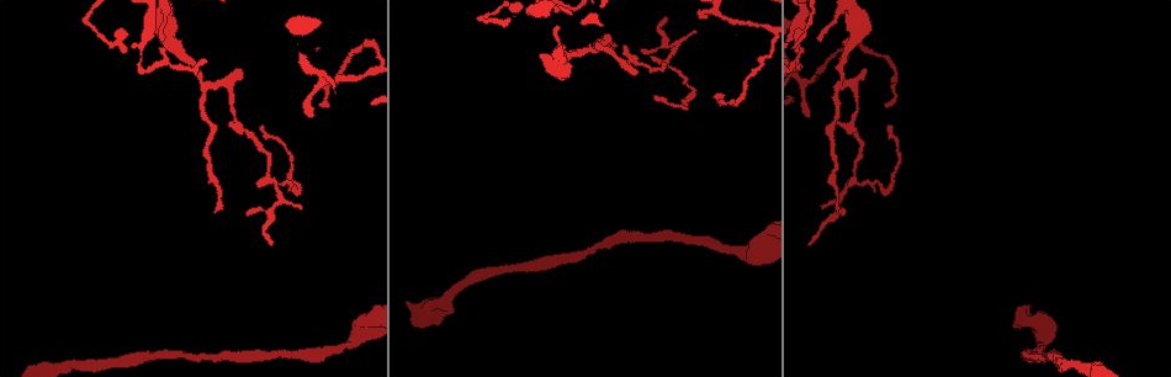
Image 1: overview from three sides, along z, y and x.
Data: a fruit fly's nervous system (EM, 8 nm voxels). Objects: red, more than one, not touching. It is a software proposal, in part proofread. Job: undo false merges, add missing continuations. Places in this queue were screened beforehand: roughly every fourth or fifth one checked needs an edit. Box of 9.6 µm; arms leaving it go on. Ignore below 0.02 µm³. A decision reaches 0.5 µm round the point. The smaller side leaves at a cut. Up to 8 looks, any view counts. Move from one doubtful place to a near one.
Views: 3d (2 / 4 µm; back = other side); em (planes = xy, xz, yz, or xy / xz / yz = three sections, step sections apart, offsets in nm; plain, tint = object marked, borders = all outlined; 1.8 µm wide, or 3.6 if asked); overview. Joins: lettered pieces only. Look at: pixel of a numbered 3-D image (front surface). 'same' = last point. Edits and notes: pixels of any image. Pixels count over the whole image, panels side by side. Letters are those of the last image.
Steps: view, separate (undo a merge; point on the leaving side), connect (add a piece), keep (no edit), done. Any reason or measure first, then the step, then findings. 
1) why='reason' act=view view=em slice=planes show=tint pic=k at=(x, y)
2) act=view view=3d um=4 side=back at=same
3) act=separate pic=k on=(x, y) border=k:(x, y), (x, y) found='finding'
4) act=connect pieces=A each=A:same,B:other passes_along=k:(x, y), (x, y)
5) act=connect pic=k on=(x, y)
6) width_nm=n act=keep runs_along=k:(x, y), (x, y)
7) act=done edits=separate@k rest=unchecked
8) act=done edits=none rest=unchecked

why='narrows sharply' act=view view=em slice=planes show=borders pic=1 at=(597, 49)

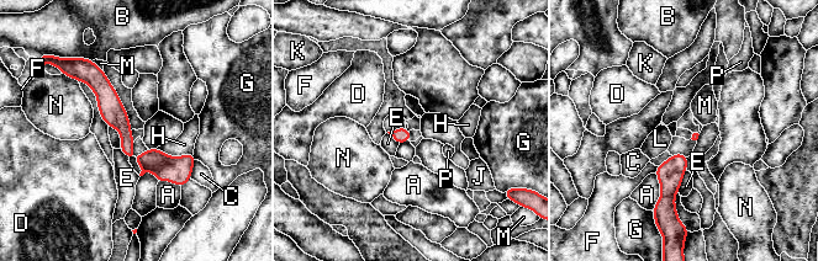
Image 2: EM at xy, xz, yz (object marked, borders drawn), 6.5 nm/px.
act=keep each=A:other,B:other,C:other,D:other,E:other,F:other,G:other,H:other,J:other,K:other,L:other,M:other,N:other,P:other runs_along=2:(88, 73), (126, 149), (188, 176) found='all the same neuron'

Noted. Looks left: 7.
act=view view=em slice=xy step=4 show=borders pic=1 at=(610, 46)

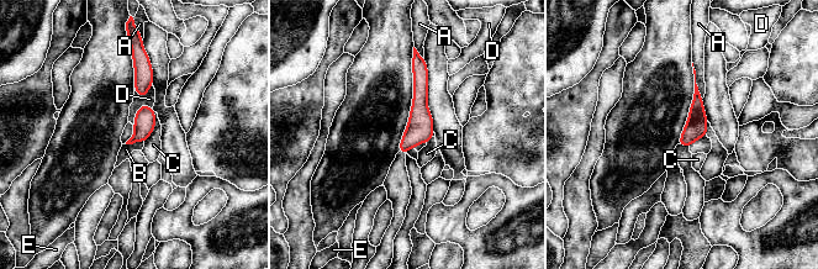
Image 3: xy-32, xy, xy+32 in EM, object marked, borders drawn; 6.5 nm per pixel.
width_nm=140 act=keep each=A:other,B:other,C:other,D:other,E:other runs_along=3:(421, 64), (420, 128), (402, 149) found='none of them fits'

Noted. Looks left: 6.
why='thin end' act=view view=3d um=4 pic=1 at=(261, 127)

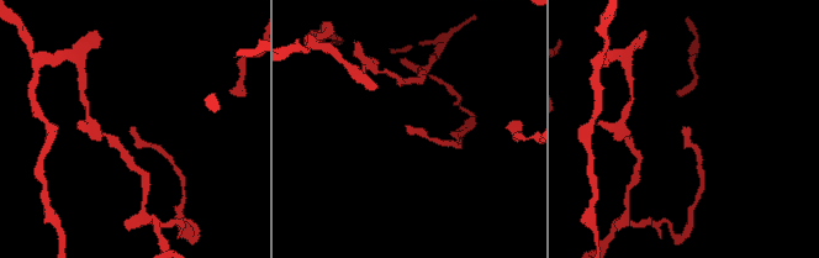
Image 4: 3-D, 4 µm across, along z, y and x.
act=view view=em slice=planes show=borders pic=4 at=(134, 127)

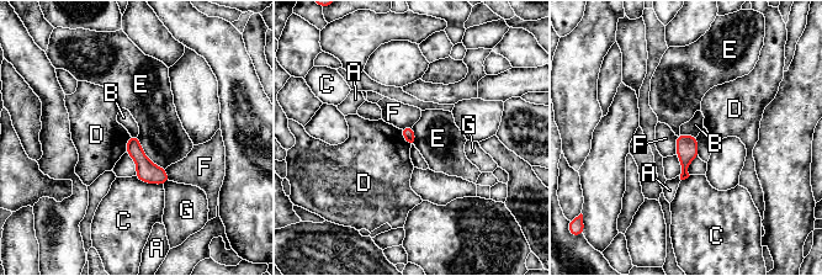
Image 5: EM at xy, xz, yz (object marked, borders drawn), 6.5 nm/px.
width_nm=80 act=keep each=A:other,B:other,C:other,D:other,E:other,F:other,G:other border=5:(680, 133), (695, 137) found='none of them fits'

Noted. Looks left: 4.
act=done edits=none rest=unchecked

